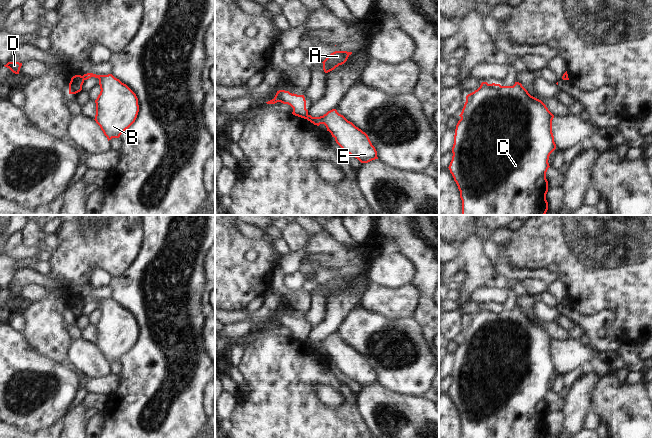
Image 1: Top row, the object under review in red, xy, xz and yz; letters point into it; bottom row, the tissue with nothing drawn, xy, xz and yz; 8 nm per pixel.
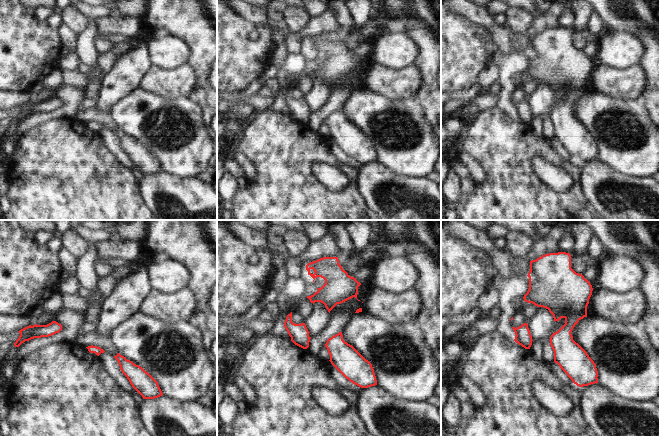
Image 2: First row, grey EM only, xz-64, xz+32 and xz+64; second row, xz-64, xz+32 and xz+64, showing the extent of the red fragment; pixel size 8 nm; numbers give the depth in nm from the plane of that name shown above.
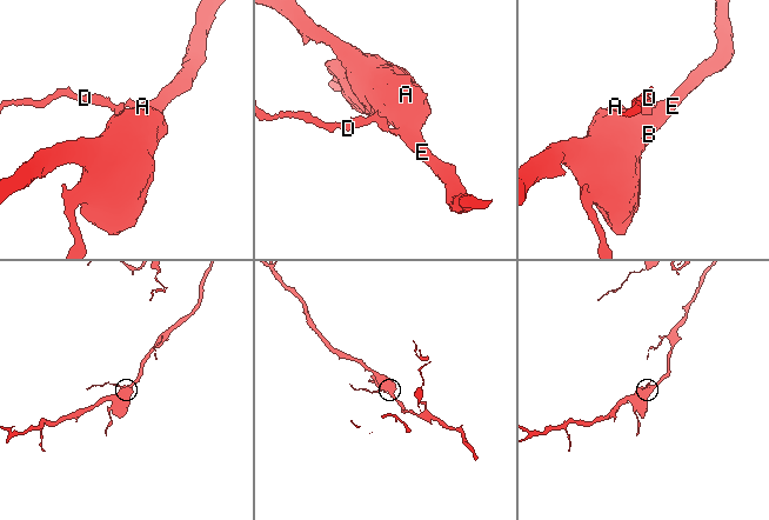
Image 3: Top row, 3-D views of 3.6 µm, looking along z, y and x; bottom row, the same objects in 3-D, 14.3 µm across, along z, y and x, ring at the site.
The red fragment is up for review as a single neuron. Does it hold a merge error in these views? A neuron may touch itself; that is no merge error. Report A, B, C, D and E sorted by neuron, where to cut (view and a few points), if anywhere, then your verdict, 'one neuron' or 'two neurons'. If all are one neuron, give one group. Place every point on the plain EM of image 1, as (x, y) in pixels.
A B C E / D | xy (82, 300), (84, 303) | two neurons

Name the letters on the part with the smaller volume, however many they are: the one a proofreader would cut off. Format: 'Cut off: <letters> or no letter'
Cut off: D.

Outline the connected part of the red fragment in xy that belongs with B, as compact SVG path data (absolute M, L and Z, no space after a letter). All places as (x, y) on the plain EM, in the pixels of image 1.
M87 297L84 304L91 301L99 303L100 318L95 324L95 345L108 365L119 362L136 344L139 329L136 318L112 298L96 299Z

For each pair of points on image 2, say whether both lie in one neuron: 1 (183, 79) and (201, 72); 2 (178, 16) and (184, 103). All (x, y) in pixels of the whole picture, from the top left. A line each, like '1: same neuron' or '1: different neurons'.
1: different neurons
2: different neurons

